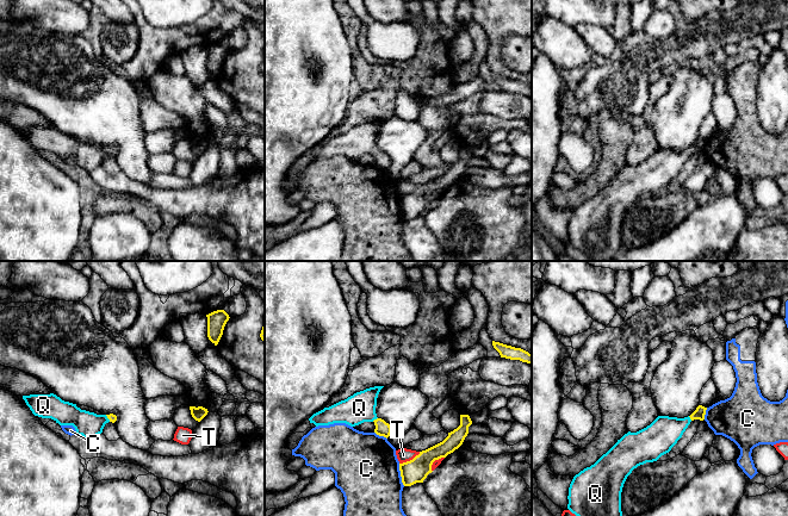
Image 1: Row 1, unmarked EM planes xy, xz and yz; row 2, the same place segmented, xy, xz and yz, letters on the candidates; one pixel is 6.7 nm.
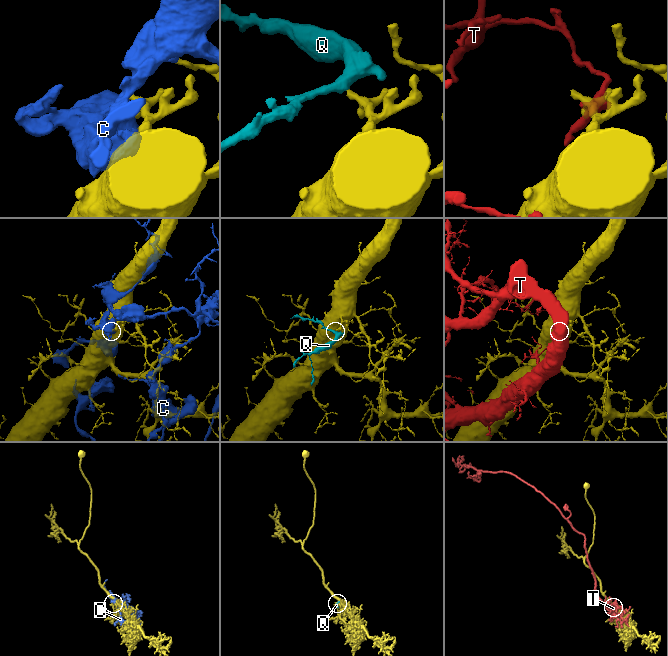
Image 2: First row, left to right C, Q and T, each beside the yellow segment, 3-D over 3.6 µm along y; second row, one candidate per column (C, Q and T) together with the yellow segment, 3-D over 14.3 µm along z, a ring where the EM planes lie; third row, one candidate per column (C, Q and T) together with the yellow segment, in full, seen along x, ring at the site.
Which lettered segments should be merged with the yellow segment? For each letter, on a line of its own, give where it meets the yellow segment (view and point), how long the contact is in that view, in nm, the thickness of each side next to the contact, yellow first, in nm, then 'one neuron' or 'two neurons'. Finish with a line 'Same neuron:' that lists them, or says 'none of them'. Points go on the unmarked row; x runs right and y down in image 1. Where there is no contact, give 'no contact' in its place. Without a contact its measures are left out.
C: meets yellow in xz at (401, 207); contact 160 nm long; 160 nm thick on the yellow side, 440 nm on the other; two neurons
Q: meets yellow in xz at (374, 153); contact 50 nm long; 100 nm thick on the yellow side, 200 nm on the other; one neuron
T: meets yellow in xz at (410, 193); contact 170 nm long; 160 nm thick on the yellow side, 90 nm on the other; two neurons
Same neuron: Q

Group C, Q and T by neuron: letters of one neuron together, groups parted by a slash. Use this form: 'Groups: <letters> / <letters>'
Groups: C / Q / T

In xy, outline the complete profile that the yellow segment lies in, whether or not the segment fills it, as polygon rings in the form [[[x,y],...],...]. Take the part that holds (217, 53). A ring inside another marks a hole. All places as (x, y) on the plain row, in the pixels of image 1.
[[[217,43],[209,48],[207,50],[207,70],[209,73],[217,79],[227,55],[229,54],[229,48],[224,43]]]

